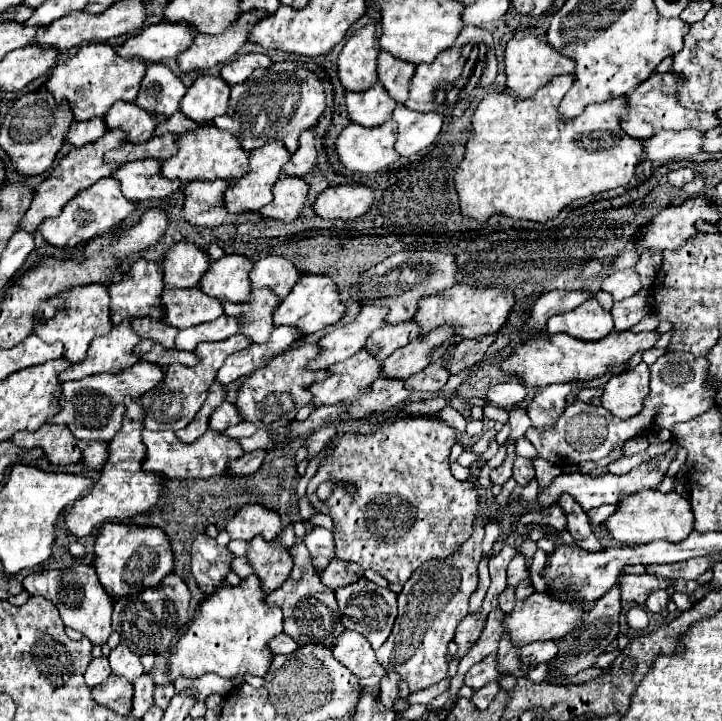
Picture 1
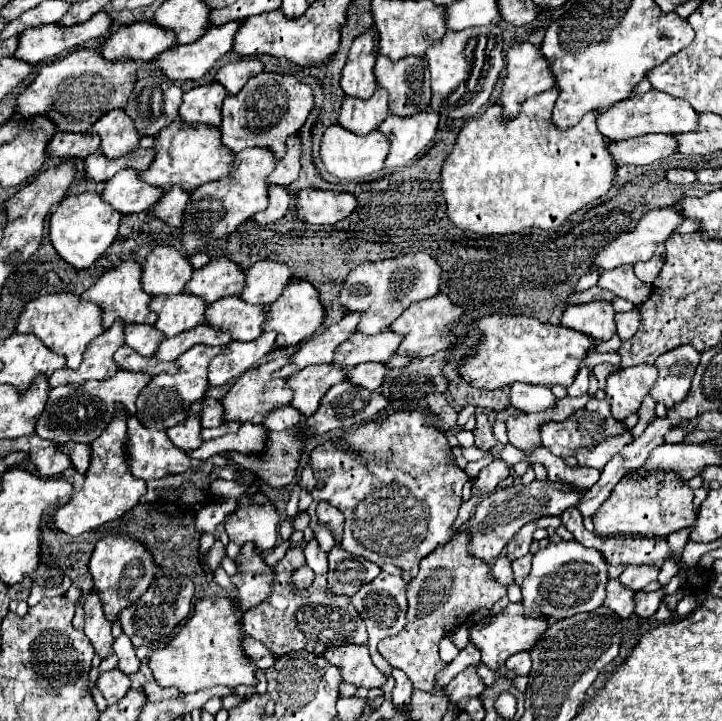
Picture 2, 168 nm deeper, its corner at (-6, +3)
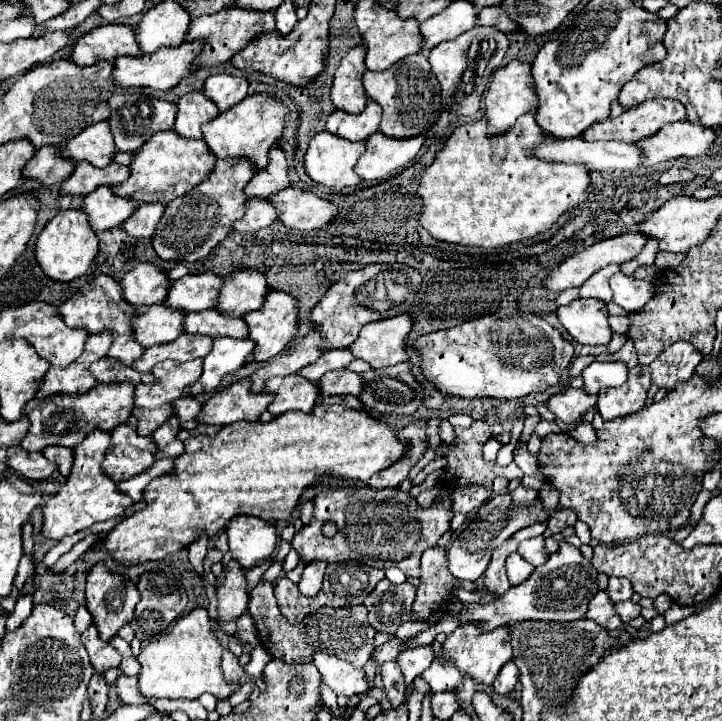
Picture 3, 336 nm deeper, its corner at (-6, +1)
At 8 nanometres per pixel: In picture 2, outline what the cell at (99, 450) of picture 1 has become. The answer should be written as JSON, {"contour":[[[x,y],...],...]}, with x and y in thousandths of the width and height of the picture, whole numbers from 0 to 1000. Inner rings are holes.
{"contour":[[[97,612],[97,614],[89,614],[86,617],[86,626],[91,626],[97,634],[100,634],[100,645],[108,656],[119,656],[122,648],[125,648],[125,617],[122,614],[105,614],[105,612]]]}

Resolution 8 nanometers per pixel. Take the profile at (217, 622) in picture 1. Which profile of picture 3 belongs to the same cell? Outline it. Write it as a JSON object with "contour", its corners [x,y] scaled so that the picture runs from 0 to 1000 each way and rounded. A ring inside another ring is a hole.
{"contour":[[[271,842],[247,859],[235,878],[211,889],[191,908],[197,922],[191,942],[194,961],[202,969],[274,969],[280,961],[294,961],[299,969],[316,969],[330,950],[310,945],[305,908],[307,895],[299,889],[299,878],[291,870],[288,847],[283,842]]]}

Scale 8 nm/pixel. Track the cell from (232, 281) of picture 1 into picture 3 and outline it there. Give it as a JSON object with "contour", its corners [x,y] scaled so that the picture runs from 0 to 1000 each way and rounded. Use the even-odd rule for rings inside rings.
{"contour":[[[296,379],[255,381],[252,387],[235,393],[227,423],[258,434],[291,429],[296,426],[296,417],[302,417],[305,395],[307,395],[307,384]]]}

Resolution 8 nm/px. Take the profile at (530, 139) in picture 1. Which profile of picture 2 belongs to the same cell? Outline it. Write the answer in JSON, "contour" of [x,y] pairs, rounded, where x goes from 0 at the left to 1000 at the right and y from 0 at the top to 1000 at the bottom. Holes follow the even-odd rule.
{"contour":[[[773,121],[729,137],[720,157],[709,165],[698,162],[698,148],[681,143],[673,154],[643,171],[623,218],[612,229],[609,251],[620,284],[620,301],[629,312],[668,326],[701,326],[726,315],[767,318],[787,298],[812,282],[839,270],[853,257],[853,226],[845,212],[845,196],[825,176],[831,154],[817,154],[803,173],[776,179],[767,173],[765,148],[773,137]]]}

